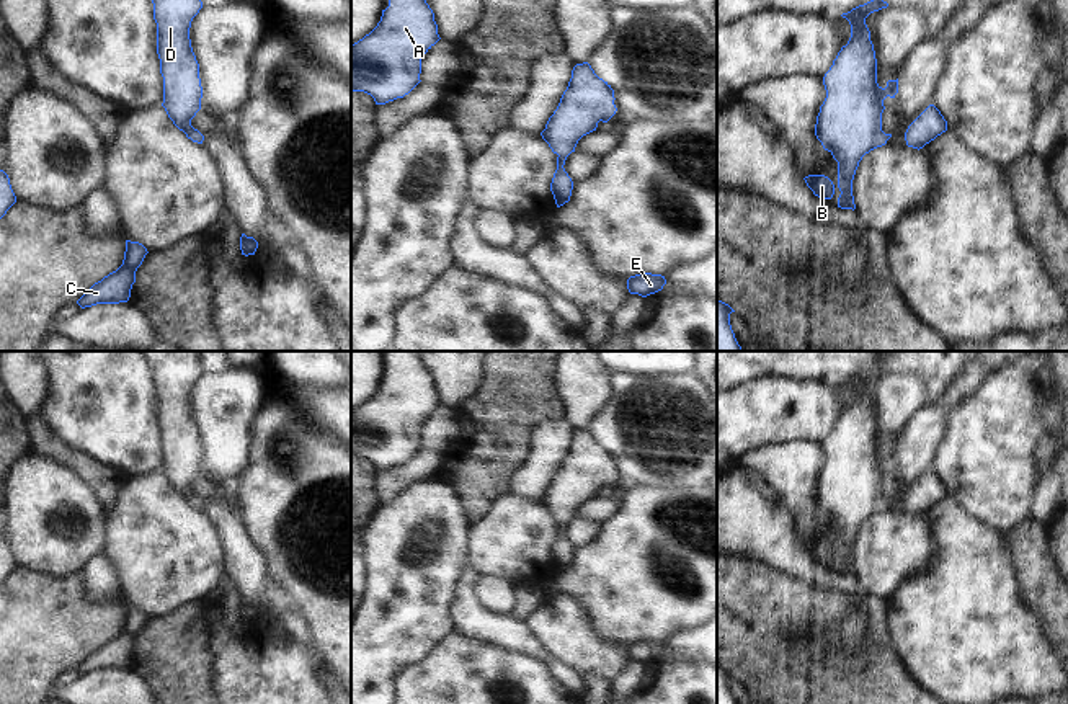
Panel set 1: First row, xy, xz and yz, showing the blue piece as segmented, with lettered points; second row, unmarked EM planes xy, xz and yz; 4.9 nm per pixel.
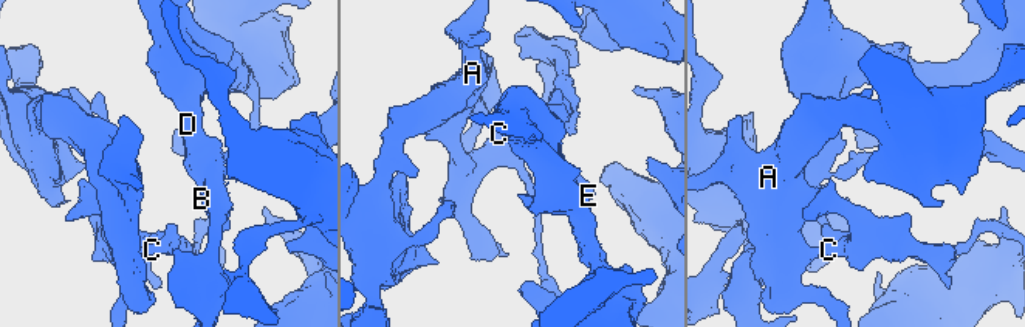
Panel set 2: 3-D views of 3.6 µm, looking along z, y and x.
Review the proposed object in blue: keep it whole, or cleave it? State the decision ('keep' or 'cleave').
keep

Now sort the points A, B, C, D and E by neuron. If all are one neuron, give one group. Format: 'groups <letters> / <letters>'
groups A B C D E

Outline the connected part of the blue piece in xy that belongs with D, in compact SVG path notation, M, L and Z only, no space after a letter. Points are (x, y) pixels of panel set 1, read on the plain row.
M140 351L154 369L157 420L163 443L163 469L168 483L193 508L204 501L191 492L201 475L199 430L191 413L189 394L202 374L199 351Z

